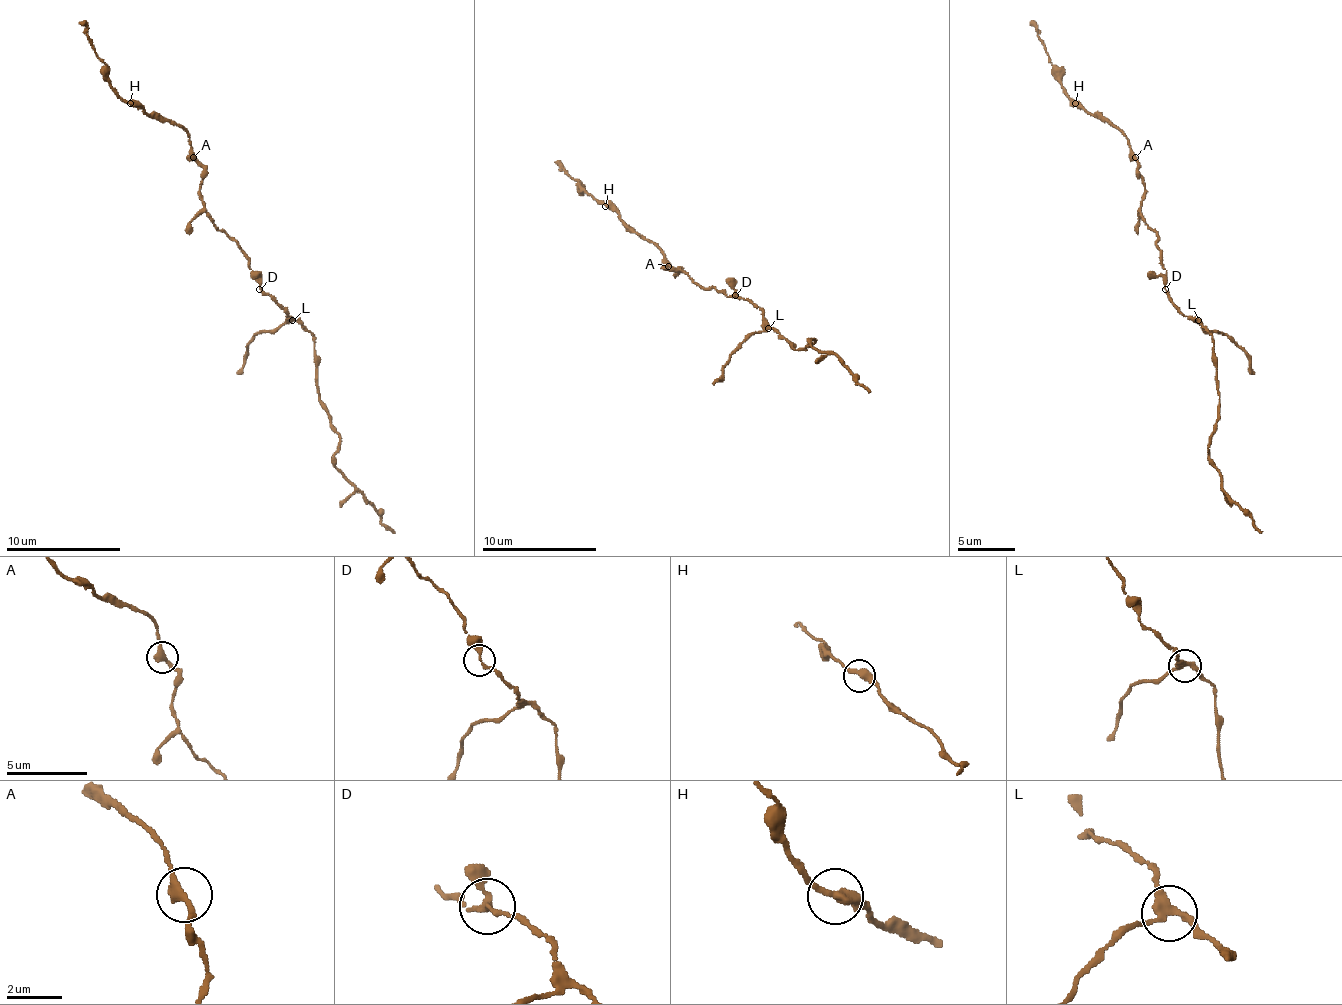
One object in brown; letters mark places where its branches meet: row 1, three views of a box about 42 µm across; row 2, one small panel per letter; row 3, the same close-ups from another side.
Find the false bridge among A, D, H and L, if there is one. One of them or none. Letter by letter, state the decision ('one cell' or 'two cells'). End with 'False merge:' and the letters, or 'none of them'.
A: one cell
D: one cell
H: one cell
L: two cells
False merge: L

